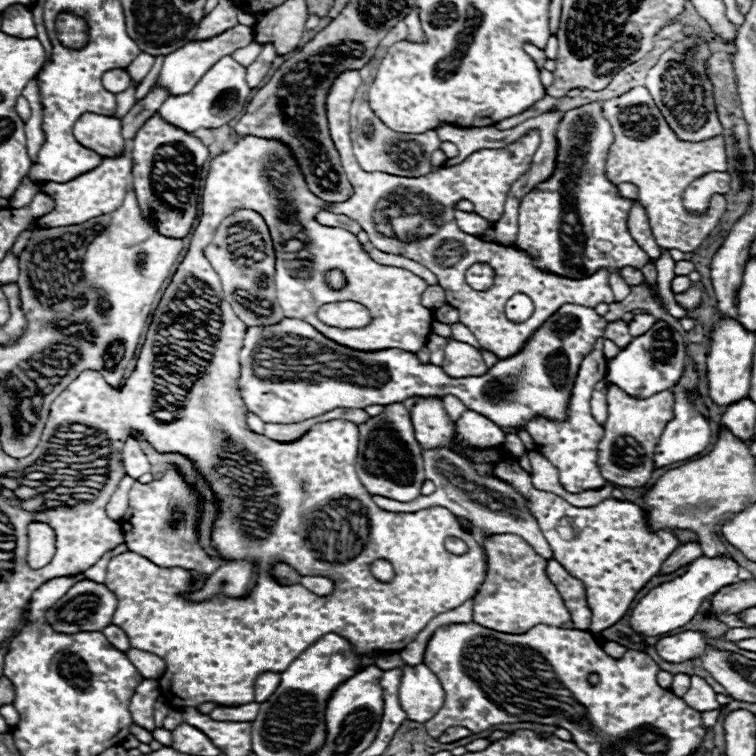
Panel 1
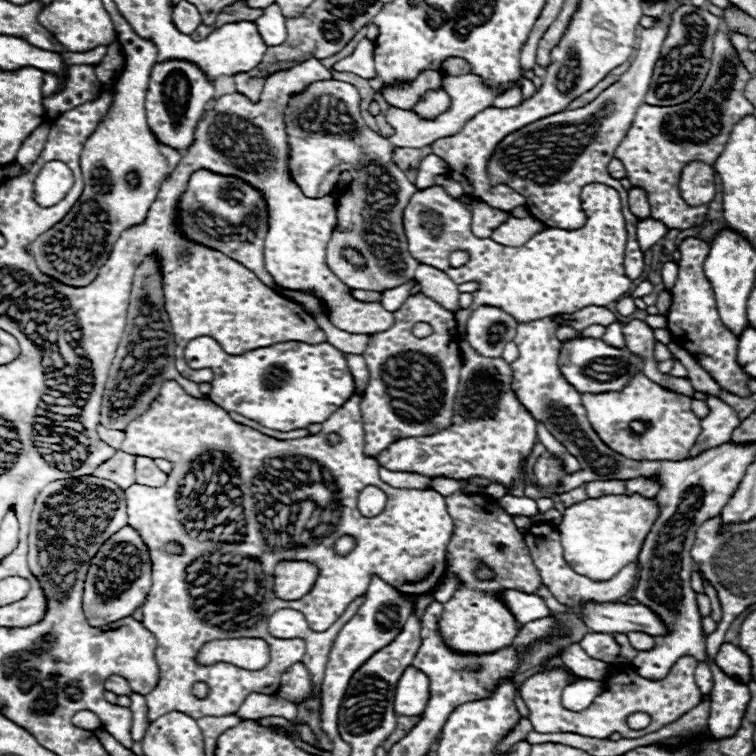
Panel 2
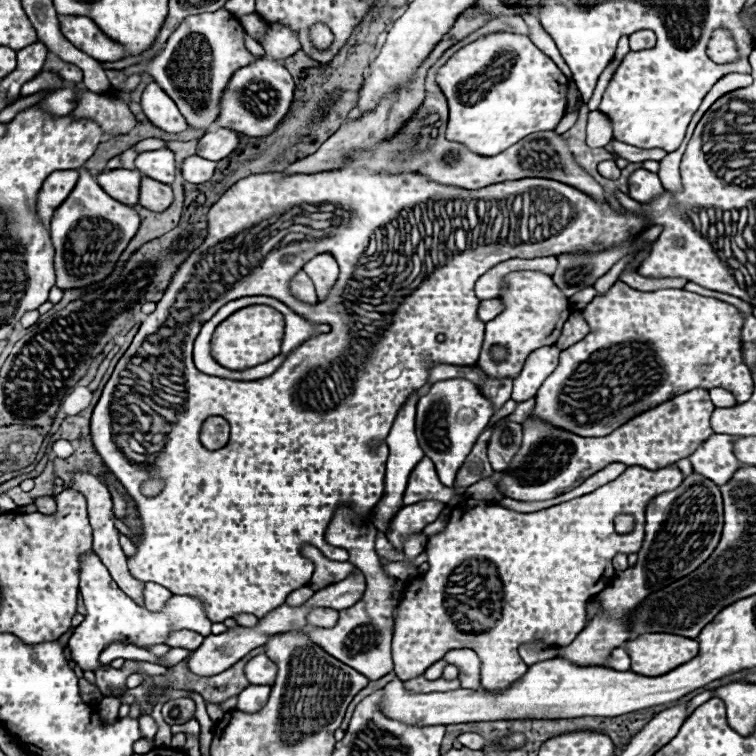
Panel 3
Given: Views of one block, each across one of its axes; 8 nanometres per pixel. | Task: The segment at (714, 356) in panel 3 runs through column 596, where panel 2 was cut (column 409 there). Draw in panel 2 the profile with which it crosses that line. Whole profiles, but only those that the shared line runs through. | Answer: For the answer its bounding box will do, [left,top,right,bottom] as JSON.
[360,292,462,458]

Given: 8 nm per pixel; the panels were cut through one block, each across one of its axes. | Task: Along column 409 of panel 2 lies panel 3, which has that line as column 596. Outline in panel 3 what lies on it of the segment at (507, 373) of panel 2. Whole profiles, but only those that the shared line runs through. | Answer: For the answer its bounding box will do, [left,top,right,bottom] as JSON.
[496,388,714,500]

